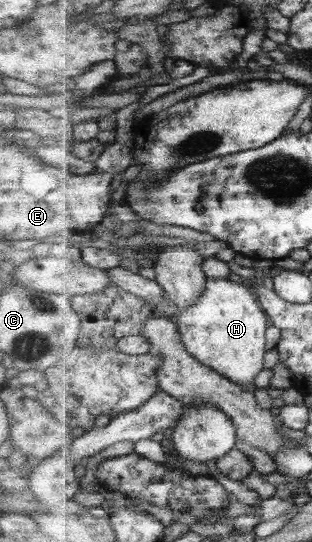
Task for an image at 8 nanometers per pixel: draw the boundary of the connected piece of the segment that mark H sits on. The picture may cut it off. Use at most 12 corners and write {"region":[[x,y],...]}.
{"region":[[209,277],[179,313],[187,351],[241,388],[271,321],[246,282]]}

